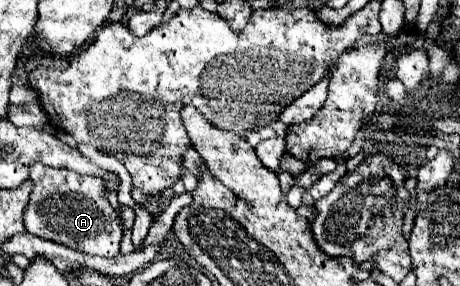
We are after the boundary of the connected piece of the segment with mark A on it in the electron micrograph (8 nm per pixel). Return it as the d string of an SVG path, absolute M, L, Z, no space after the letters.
M44 164L30 166L30 178L34 182L30 204L24 214L26 232L76 248L84 254L114 258L118 256L122 228L118 212L110 206L104 182L96 176L84 176L70 170L58 170Z

